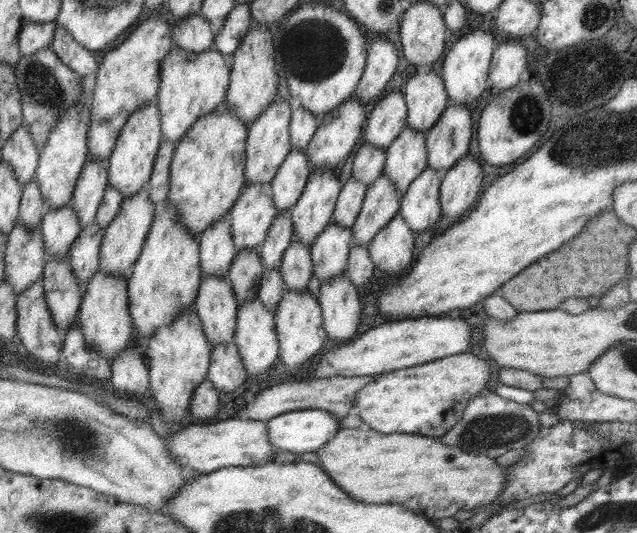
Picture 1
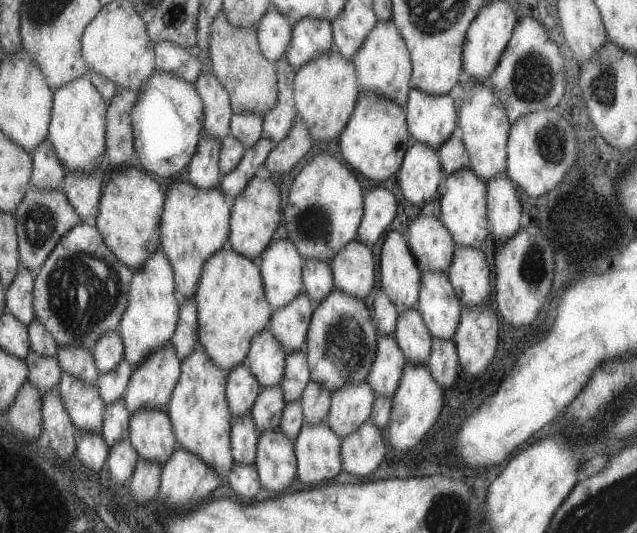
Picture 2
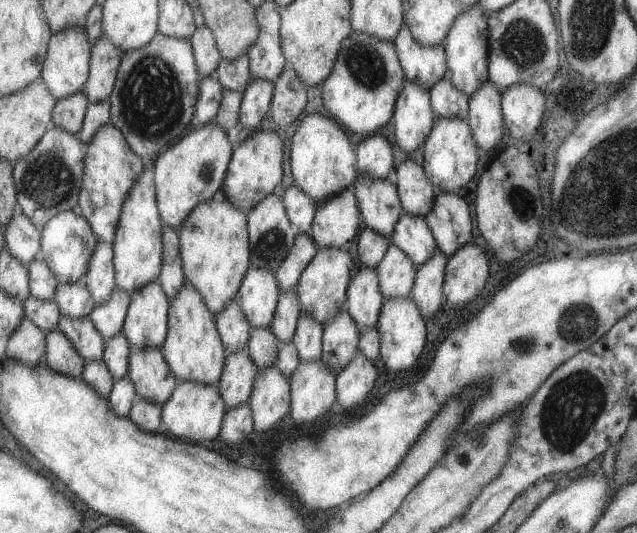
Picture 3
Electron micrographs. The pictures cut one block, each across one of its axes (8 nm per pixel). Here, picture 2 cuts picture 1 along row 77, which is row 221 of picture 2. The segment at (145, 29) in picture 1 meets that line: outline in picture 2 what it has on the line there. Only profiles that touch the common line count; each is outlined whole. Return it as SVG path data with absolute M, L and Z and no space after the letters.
M132 165L129 167L123 167L119 172L113 172L111 178L109 178L109 182L107 182L107 186L103 188L101 192L99 201L98 201L98 212L96 215L96 230L99 232L103 243L107 246L107 249L119 260L126 268L129 268L129 271L137 271L145 260L153 253L156 252L160 248L159 234L160 234L160 215L163 211L164 206L164 195L161 192L161 188L159 188L159 184L153 180L153 178L149 178L145 172L141 172L141 167L133 167Z

